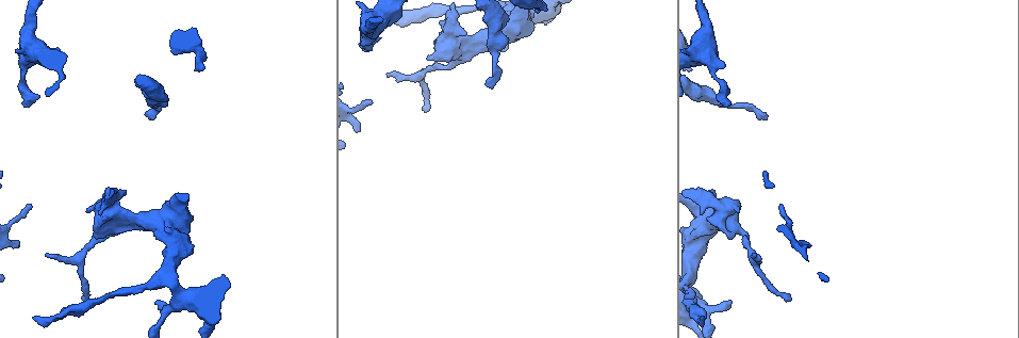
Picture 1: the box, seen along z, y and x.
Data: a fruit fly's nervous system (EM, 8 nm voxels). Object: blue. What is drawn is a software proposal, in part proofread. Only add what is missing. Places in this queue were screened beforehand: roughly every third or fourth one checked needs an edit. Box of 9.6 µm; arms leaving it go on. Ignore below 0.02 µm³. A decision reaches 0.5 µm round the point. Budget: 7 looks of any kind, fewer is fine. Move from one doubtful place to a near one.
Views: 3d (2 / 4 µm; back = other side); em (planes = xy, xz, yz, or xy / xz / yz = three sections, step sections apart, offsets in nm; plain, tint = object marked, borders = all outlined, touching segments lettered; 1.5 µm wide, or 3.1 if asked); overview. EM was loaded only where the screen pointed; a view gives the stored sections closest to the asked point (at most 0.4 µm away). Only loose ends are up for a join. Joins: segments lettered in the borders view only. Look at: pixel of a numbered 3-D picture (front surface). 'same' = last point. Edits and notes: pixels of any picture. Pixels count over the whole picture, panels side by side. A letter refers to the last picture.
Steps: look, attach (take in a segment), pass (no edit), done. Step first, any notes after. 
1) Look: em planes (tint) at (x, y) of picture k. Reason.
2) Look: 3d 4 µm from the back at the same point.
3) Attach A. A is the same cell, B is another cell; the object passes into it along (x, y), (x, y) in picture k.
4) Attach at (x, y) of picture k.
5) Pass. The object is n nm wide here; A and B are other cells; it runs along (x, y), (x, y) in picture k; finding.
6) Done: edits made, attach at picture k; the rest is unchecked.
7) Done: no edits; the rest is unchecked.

Look: em xz step 8 (borders) at (39, 95) of picture 1. An open end.

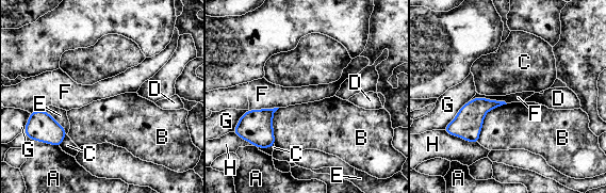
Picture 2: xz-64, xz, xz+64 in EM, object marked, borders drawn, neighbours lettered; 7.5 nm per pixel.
Look: em planes (borders) at the same point.

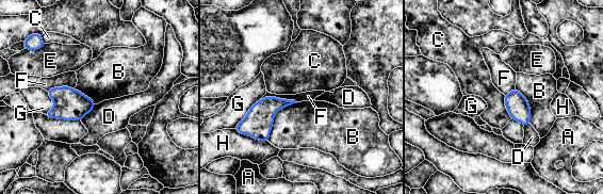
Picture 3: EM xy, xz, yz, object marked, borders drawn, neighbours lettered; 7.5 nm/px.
Pass. A, B, C, D, E, F, G and H are other cells; a border runs along (261, 98), (274, 96), (296, 102) in picture 3; no lettered segment goes on from it.

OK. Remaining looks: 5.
Look: 3d 4 µm from the back at (427, 110) of picture 1.

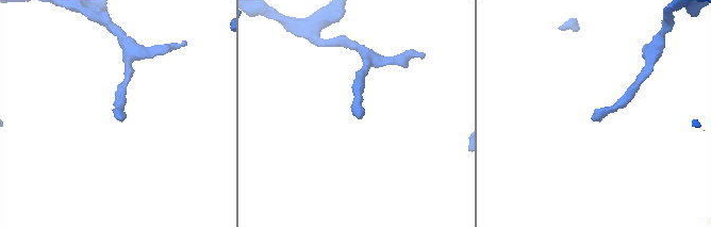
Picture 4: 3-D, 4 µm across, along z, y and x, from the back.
Look: em xy step 8 (tint) at (120, 119) of picture 4.

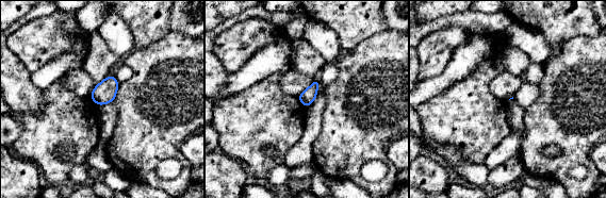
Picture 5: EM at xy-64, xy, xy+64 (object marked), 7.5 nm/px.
Look: em planes (borders) at the same point. Another direction.

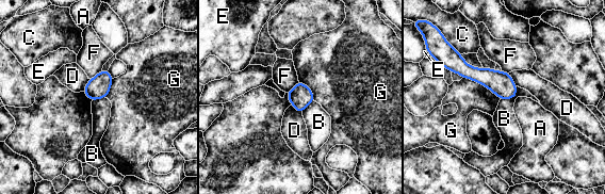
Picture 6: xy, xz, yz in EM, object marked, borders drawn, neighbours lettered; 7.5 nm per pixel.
Pass. The longest contact is with G, 340 nm; A, B, C, D, E, F and G are other cells; none of them fits.

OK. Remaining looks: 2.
Look: em yz step 8 (borders) at (34, 319) of picture 1. Branch stops here.

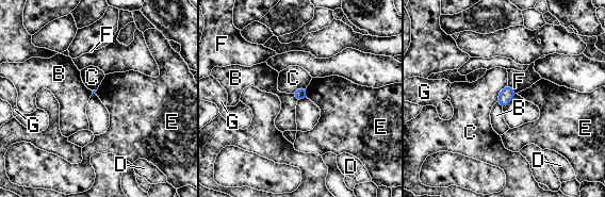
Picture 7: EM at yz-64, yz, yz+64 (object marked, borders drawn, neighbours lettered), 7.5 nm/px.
Look: em xy step 4 (borders) at the same point.

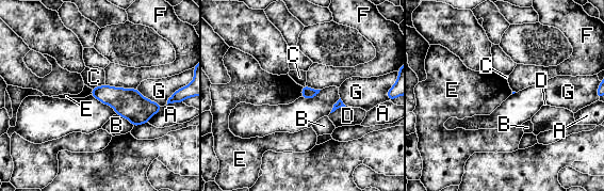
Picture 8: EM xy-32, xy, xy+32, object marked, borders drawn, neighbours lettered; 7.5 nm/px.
Pass. A, B, C, D, E, F and G are other cells; a border runs along (116, 113), (127, 118), (133, 126) in picture 8; none of them fits.

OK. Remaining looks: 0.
Done: no edits; the rest is unchecked.

